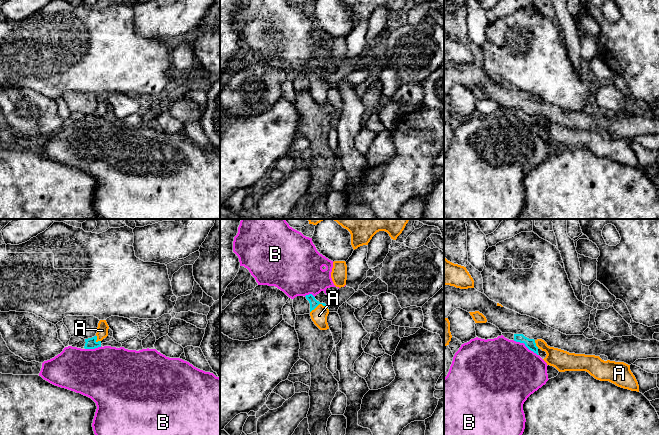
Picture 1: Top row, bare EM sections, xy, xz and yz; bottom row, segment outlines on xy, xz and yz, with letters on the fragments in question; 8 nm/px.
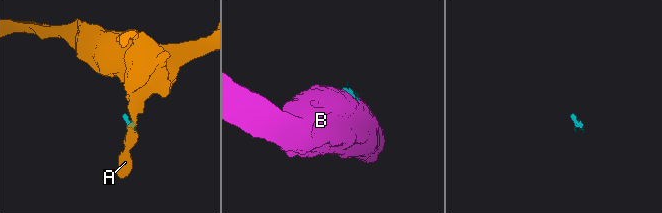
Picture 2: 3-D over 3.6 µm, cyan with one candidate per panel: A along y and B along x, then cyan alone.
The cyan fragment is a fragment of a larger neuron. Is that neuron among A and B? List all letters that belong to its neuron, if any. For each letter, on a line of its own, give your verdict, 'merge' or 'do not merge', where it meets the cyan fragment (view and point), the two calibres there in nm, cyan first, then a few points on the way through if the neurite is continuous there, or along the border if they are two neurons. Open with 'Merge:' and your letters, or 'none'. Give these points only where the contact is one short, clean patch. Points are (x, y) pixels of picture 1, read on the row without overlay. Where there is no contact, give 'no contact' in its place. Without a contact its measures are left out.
Merge: A
A: merge | xz (319, 79) | 70/130 nm
B: do not merge | yz (526, 122) | 80/500 nm | along yz (513, 116), (522, 118), (538, 131)

